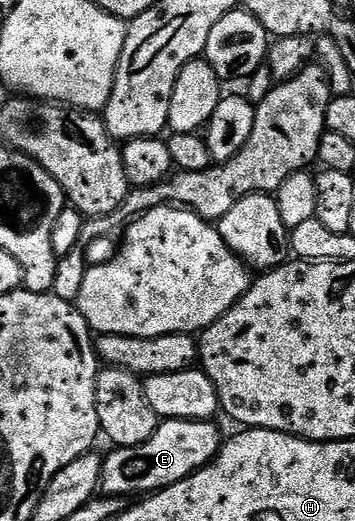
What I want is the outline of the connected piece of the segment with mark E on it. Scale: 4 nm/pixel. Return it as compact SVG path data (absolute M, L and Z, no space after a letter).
M163 419L158 425L158 429L152 434L152 438L148 438L148 442L140 442L140 446L128 446L127 448L115 447L110 450L114 452L105 453L102 462L101 491L107 496L133 498L137 492L142 492L141 494L160 492L163 488L188 478L193 472L199 472L222 449L224 435L222 436L221 430L216 425L214 420Z

